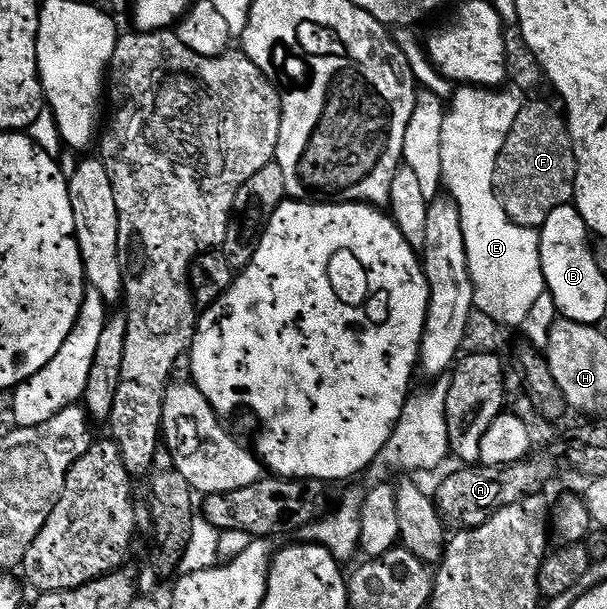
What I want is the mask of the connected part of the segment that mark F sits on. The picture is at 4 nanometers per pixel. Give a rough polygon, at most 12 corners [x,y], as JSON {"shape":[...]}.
{"shape":[[524,103],[497,156],[495,191],[542,229],[574,201],[566,119]]}

